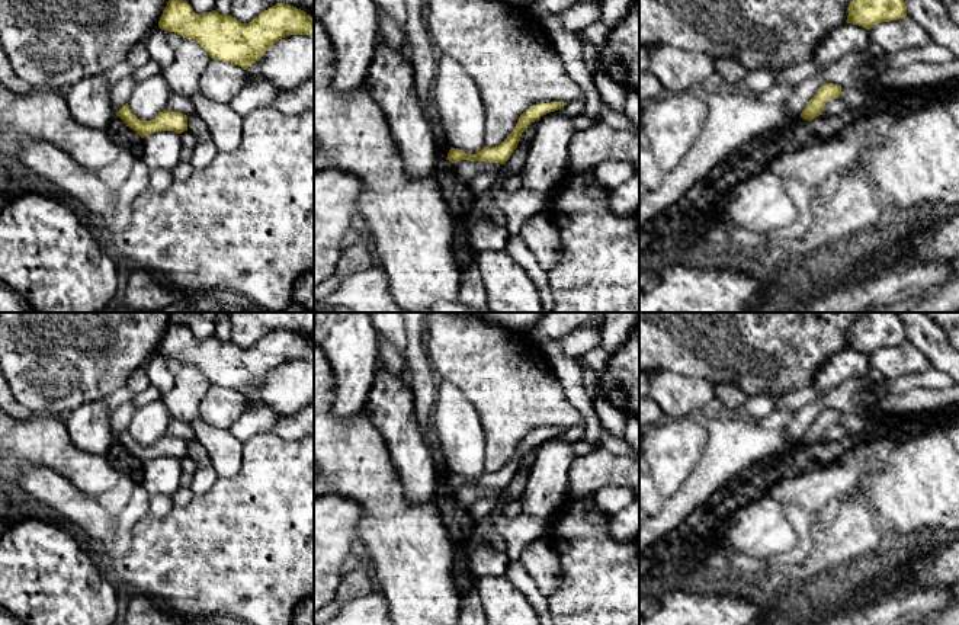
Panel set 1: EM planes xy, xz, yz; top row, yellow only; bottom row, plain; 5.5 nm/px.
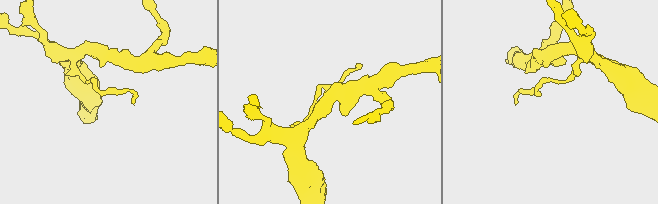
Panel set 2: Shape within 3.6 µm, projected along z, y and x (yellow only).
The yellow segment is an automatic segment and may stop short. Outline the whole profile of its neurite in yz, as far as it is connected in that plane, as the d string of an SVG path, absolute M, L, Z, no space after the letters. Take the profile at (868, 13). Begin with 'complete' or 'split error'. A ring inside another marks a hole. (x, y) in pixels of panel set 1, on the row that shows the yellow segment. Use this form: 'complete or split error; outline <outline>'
complete; outline M851 0L846 22L870 31L882 22L899 20L905 16L904 0Z

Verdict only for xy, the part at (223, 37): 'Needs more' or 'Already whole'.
Already whole

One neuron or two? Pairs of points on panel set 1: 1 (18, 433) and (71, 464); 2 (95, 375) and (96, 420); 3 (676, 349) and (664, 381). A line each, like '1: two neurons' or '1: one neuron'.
1: one neuron
2: two neurons
3: two neurons

